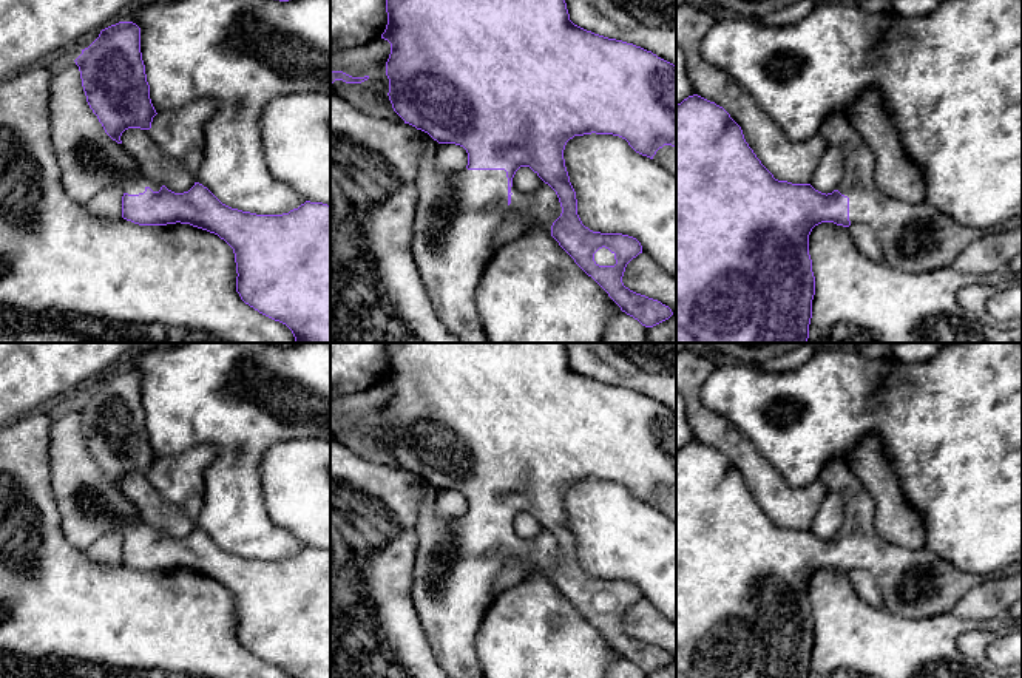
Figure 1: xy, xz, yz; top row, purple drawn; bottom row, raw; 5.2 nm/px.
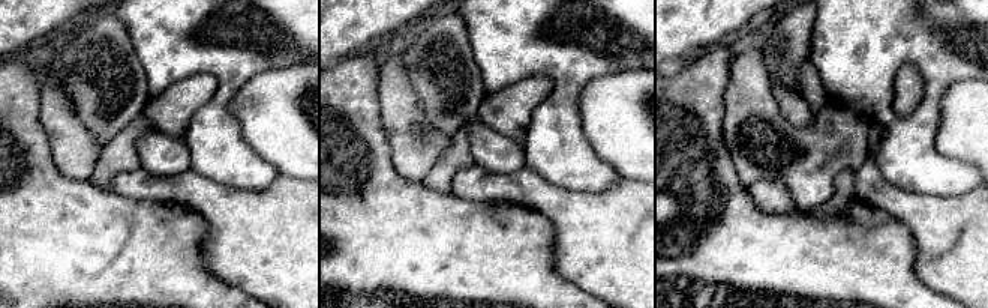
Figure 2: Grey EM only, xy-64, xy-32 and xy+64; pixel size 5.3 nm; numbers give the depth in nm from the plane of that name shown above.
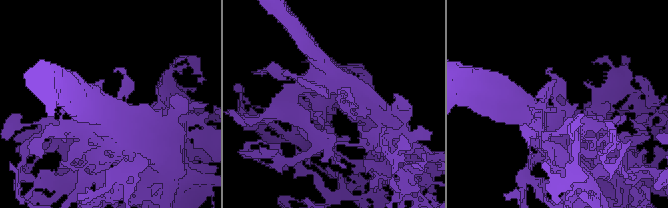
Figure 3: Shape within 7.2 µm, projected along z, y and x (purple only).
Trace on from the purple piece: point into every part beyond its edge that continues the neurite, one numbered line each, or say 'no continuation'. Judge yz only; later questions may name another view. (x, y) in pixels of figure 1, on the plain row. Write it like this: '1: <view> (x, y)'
1: yz (914, 584)

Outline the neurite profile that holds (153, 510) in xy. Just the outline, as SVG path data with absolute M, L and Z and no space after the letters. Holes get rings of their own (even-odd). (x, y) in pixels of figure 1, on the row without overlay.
M128 474L120 482L124 494L137 507L140 519L174 539L188 537L196 524L181 510L165 502L150 476Z

